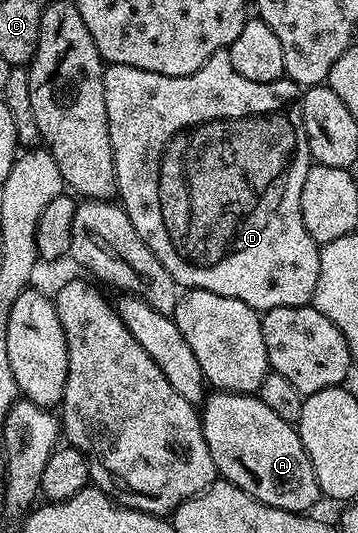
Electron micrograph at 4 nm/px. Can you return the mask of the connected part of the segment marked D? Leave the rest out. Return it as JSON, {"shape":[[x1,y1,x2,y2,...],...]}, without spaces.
{"shape":[[223,51,211,54,202,68,186,76,164,76,139,70,135,66,108,65,103,78,103,98,107,98,107,126,117,175,115,192,118,197,121,195,119,203,127,218,131,218,131,226,139,230,139,238,143,238,155,258,167,266,167,274,175,278,177,285,185,290,198,288,233,296,239,302,247,302,247,306,256,308,261,314,279,306,303,306,312,301,315,282,319,282,321,248,313,241,311,234,307,234,307,226,303,226,301,199,311,157,307,134,303,130,299,85,295,81,282,78,270,84,251,82,251,78,243,78,243,74,231,66,228,51]]}

